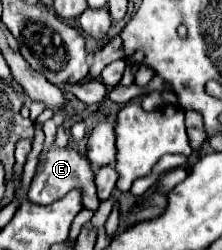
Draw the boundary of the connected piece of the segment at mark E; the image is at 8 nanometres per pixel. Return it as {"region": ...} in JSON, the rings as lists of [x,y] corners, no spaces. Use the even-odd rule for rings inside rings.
{"region":[[[55,144],[49,146],[49,150],[39,158],[41,170],[35,174],[31,188],[29,188],[29,200],[41,206],[53,204],[57,200],[61,200],[69,190],[79,188],[83,192],[83,206],[89,210],[97,210],[99,208],[99,198],[97,198],[97,190],[95,190],[95,182],[93,182],[93,172],[89,166],[89,160],[79,154],[77,148],[73,148],[71,144],[65,148],[59,148]]]}

